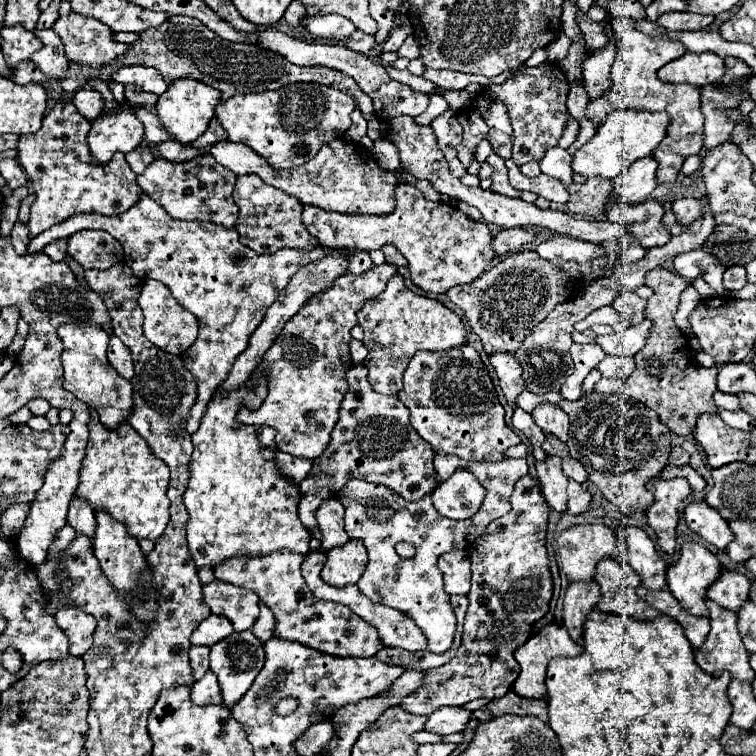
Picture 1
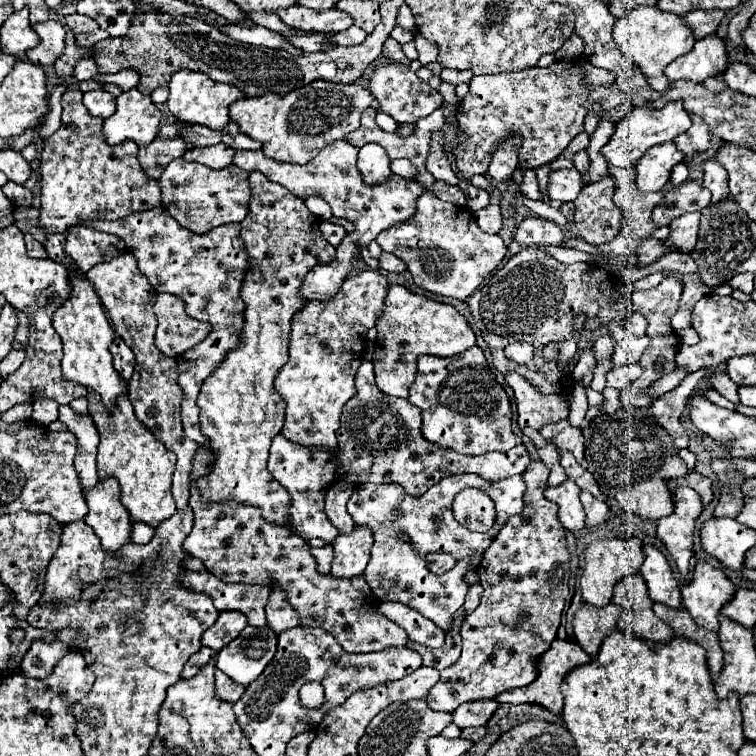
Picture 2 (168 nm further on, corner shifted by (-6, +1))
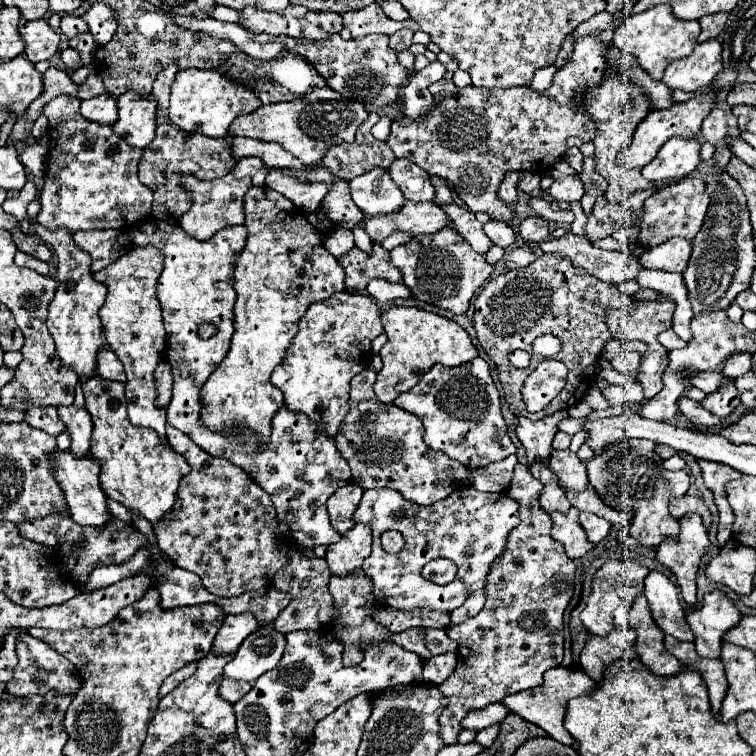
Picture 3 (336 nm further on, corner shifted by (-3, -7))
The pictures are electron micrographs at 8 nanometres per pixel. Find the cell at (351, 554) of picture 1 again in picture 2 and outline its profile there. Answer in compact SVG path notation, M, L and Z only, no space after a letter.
M354 527L352 533L342 533L332 541L334 559L332 559L332 575L334 577L354 577L362 575L372 549L372 531L370 527Z

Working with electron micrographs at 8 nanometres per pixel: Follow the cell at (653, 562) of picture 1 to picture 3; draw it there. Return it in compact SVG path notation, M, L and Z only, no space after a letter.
M651 571L645 579L645 597L651 615L661 631L677 637L679 641L693 641L693 631L685 621L685 611L679 603L677 587L661 571Z

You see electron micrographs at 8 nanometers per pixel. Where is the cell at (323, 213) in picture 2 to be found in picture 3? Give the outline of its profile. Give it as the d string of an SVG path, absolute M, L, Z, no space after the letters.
M279 169L269 171L267 187L275 189L281 195L285 195L287 199L291 199L295 203L295 207L299 207L305 213L315 213L319 209L321 199L327 194L325 183L303 185L297 179L293 179L291 175L287 175L287 171L279 171Z

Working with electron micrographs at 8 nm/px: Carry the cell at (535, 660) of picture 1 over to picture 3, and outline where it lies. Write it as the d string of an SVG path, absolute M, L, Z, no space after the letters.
M553 667L549 671L545 671L545 681L543 685L535 687L533 691L523 691L523 693L515 693L503 699L503 705L511 711L517 713L519 717L523 717L525 721L531 721L535 725L539 725L541 729L547 731L547 735L563 745L573 745L573 737L567 733L567 729L563 727L563 715L565 715L565 707L567 701L577 697L577 695L585 695L587 691L595 689L595 681L583 671L583 669L573 669L573 667Z

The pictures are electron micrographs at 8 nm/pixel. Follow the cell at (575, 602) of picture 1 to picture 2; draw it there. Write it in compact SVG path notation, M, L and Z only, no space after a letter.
M584 603L576 615L574 615L574 635L576 635L576 643L590 655L596 657L600 651L602 641L610 635L610 631L614 631L616 619L620 615L622 607L616 603L610 603L608 607L604 607L602 611L598 611L596 607L590 607L588 603Z

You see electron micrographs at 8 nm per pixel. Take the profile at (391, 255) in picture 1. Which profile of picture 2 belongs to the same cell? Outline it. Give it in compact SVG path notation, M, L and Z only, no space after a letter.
M382 253L380 263L384 265L384 271L390 271L390 273L404 273L406 271L406 265L402 263L402 259L398 259L396 255L390 255L390 253Z

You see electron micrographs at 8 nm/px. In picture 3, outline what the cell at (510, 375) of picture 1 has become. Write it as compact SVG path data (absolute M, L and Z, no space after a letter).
M555 411L553 415L547 415L539 421L531 421L523 415L517 415L517 437L523 443L525 451L527 451L527 459L529 465L535 459L547 459L551 455L551 441L557 433L557 425L559 421L567 419L567 411Z

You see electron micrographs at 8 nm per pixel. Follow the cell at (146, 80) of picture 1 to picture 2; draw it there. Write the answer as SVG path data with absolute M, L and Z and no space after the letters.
M120 71L116 75L96 75L94 81L98 85L116 85L122 91L130 91L138 85L138 75L134 75L134 71Z

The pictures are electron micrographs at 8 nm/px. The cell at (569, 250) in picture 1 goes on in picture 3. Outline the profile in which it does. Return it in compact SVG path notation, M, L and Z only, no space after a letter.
M521 245L521 247L515 247L509 255L507 255L507 261L505 261L505 269L519 269L519 267L527 267L527 263L535 261L537 257L541 257L543 251L539 249L539 245Z

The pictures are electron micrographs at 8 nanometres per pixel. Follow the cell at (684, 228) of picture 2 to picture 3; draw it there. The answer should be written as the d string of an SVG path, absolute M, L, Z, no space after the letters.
M669 239L667 243L649 247L639 261L643 263L643 267L647 269L661 269L661 271L675 271L681 273L687 267L691 255L691 243L687 243L687 239Z

